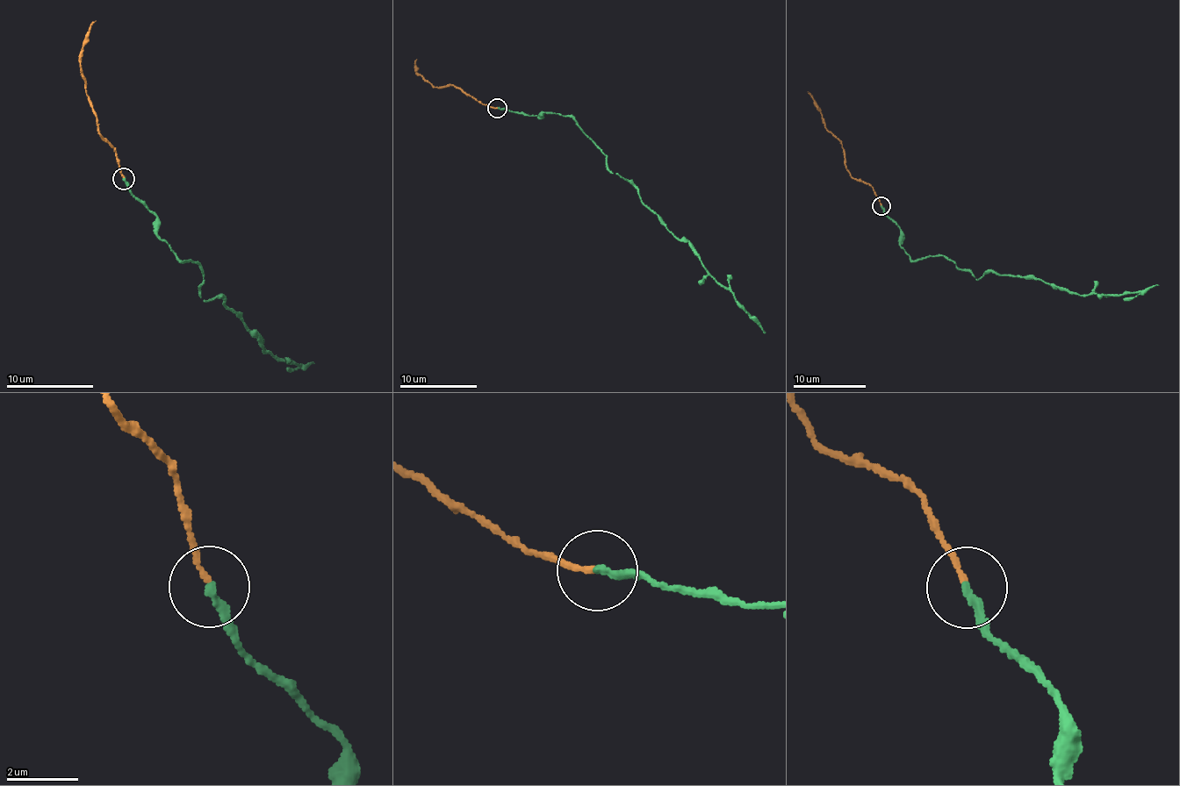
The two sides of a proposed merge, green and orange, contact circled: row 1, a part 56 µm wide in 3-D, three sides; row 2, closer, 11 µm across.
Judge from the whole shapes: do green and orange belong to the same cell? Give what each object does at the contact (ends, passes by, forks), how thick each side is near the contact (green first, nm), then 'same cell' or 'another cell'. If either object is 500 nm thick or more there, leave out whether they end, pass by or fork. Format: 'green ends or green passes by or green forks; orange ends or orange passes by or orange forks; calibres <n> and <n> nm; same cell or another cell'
green ends; orange ends; calibres 240 and 140 nm; same cell

